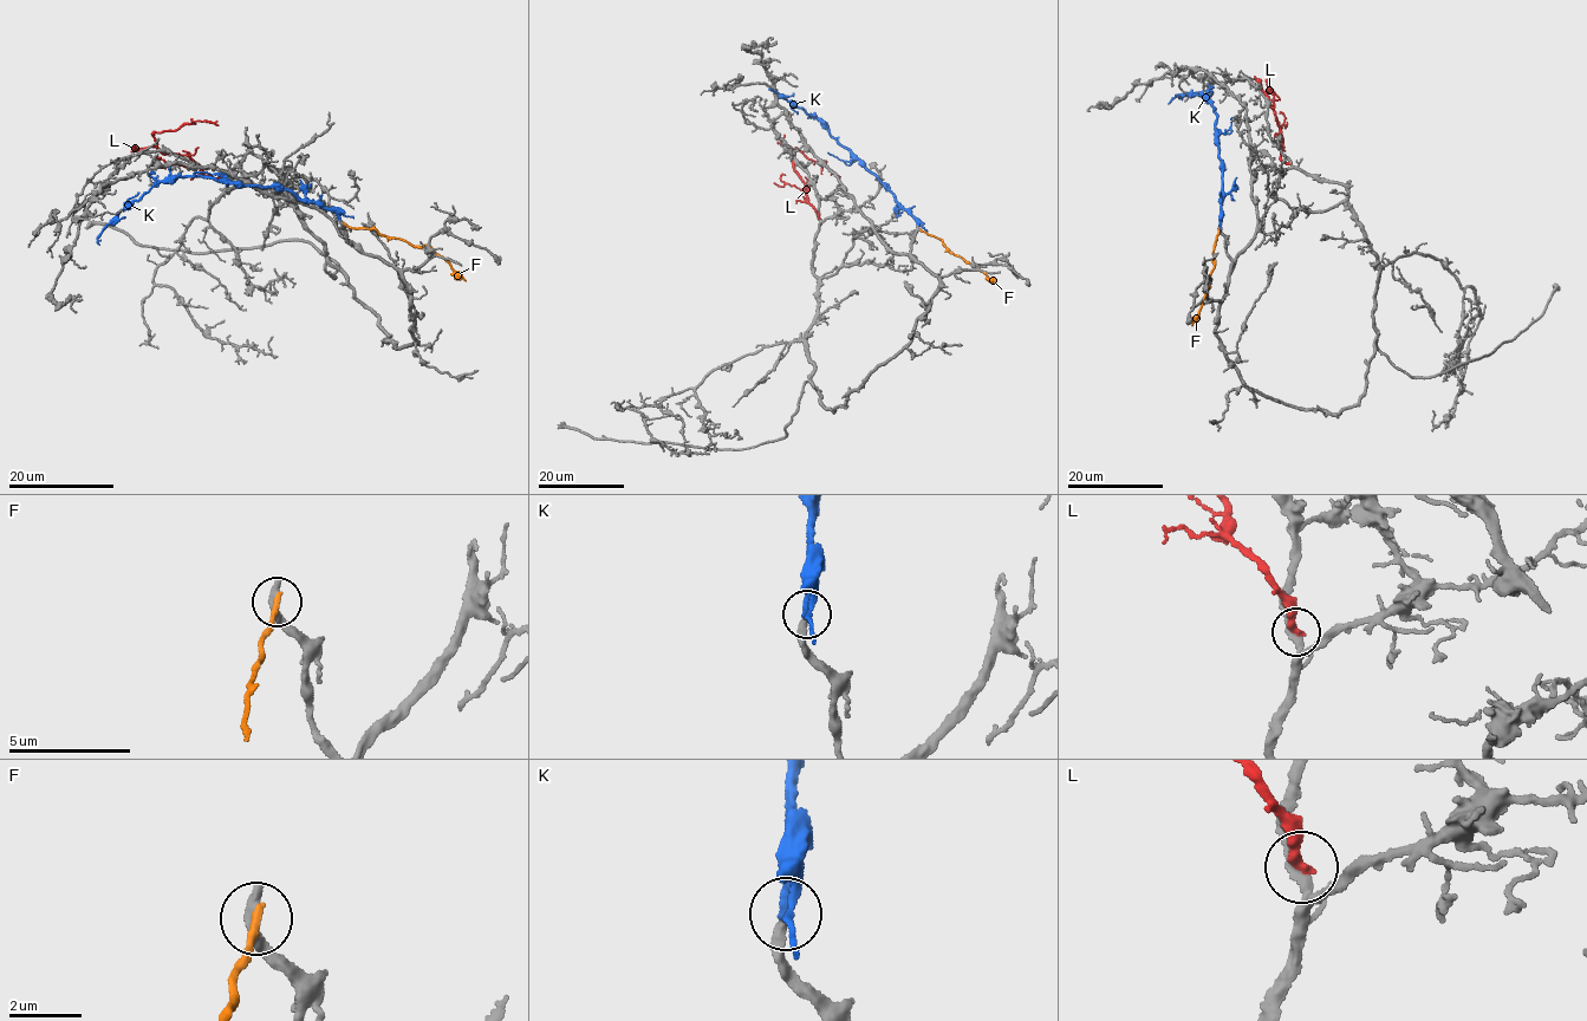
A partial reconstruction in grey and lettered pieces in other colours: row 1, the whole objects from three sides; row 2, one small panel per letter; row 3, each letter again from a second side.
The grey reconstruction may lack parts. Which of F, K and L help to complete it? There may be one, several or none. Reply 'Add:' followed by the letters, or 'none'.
Add: K

